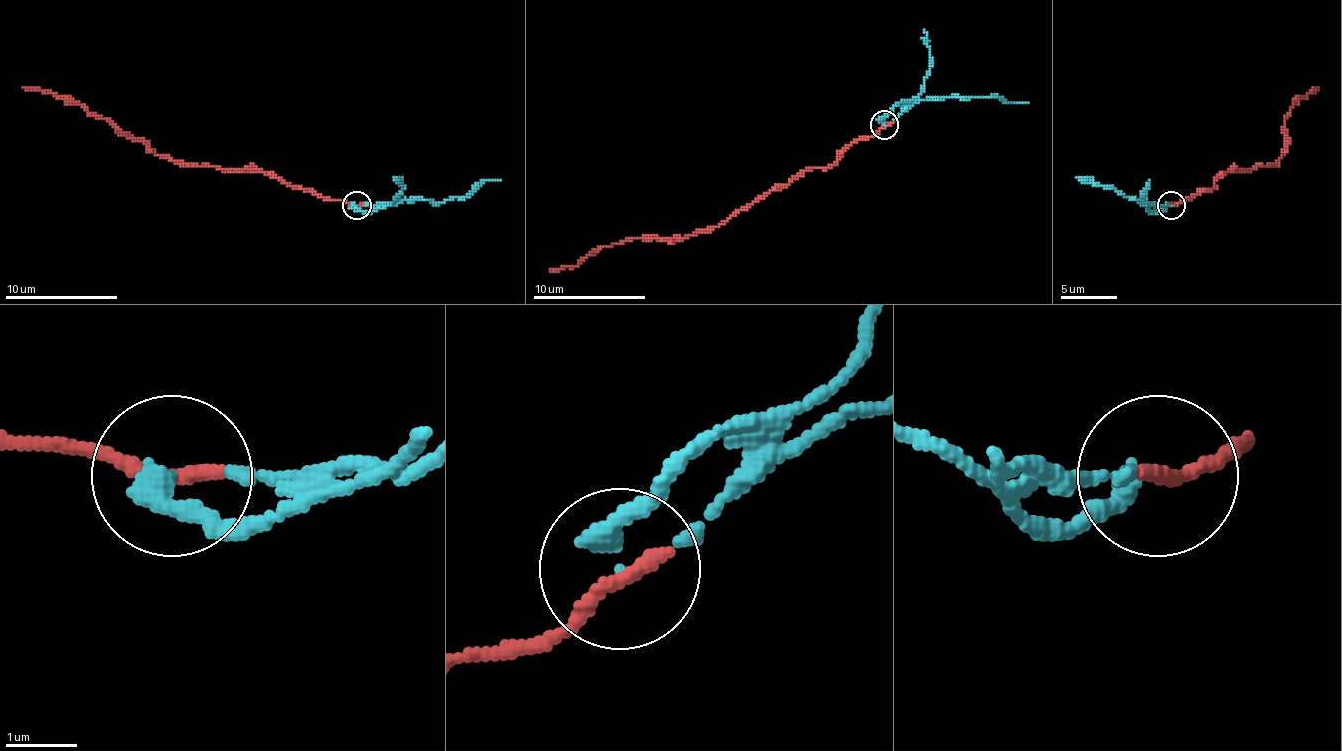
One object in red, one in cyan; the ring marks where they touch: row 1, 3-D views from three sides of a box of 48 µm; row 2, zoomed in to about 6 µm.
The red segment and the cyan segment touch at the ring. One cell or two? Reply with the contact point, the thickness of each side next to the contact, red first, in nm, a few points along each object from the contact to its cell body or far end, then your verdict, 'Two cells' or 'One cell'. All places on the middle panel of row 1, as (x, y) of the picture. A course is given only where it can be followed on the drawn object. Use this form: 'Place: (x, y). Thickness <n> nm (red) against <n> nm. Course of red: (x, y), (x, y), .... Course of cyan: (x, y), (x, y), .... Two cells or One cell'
Place: (884, 124). Thickness 240 nm (red) against 320 nm. Course of red: (885, 125), (859, 136), (831, 165), (809, 167), (716, 226), (592, 249), (575, 266), (550, 271). Course of cyan: (885, 125), (896, 105), (913, 100), (997, 97), (1014, 103), (1028, 103). One cell

